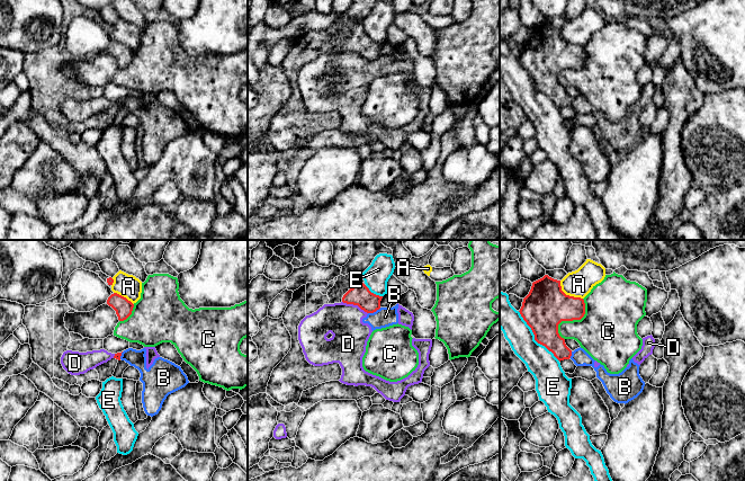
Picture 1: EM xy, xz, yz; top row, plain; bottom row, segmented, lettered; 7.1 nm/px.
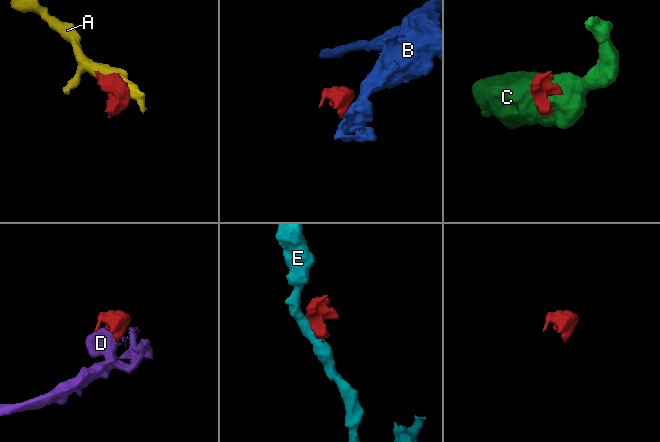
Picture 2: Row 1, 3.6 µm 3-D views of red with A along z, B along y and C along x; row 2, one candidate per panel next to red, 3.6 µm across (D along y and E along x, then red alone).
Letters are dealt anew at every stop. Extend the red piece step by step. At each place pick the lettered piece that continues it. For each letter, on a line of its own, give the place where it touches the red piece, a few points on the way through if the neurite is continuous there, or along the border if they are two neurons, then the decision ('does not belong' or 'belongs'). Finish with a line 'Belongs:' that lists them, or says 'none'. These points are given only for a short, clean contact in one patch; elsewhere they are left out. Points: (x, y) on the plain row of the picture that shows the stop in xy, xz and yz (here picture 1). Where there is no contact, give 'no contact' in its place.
A: contact yz (567, 43); does not belong
B: contact xz (374, 59); border xz (380, 55), (368, 61); does not belong
C: contact yz (572, 68); border yz (583, 46), (584, 62), (558, 72), (562, 86); does not belong
D: contact xz (355, 52); border xz (342, 49), (349, 52), (357, 52), (367, 61); does not belong
E: contact yz (535, 86); border yz (518, 59), (530, 76), (533, 86), (559, 108); does not belong
Belongs: none

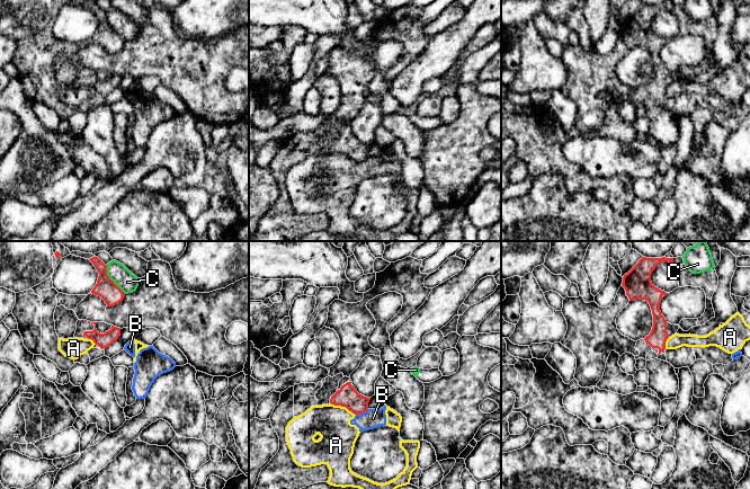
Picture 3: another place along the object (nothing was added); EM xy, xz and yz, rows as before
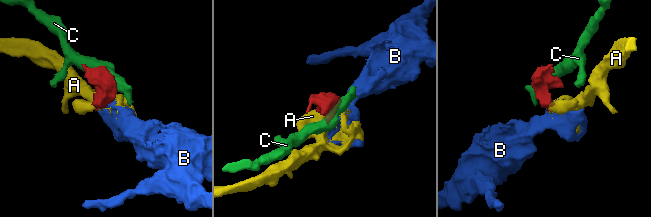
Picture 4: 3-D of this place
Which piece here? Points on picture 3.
A: contact xz (342, 153); border xz (330, 150), (337, 153), (345, 153), (355, 162); does not belong
B: contact xz (362, 160); border xz (368, 157), (356, 162); does not belong
C: contact xy (110, 27); does not belong
Belongs: none

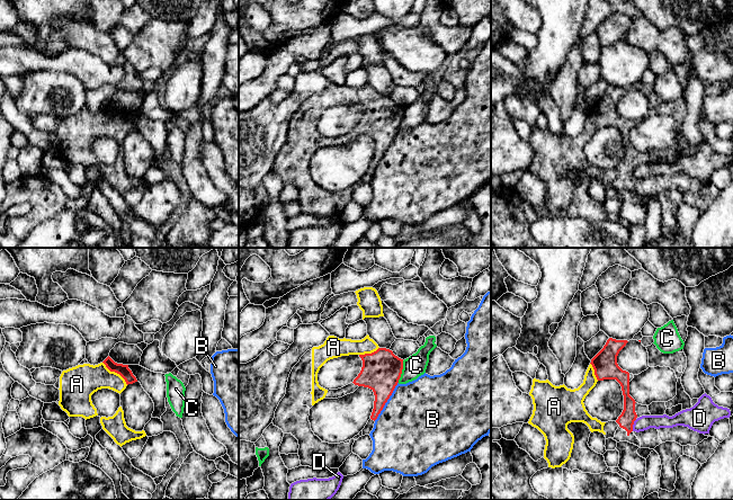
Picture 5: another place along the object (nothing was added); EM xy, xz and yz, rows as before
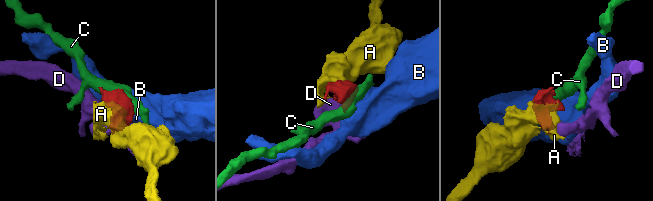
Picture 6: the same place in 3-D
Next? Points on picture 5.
A: contact xy (115, 119); way xy (119, 116), (115, 119), (82, 128); belongs
B: contact xz (386, 149); border xz (398, 130), (383, 157), (374, 168); does not belong
C: contact xz (401, 119); does not belong
D: contact yz (633, 171); border yz (636, 167), (632, 178); does not belong
Belongs: A

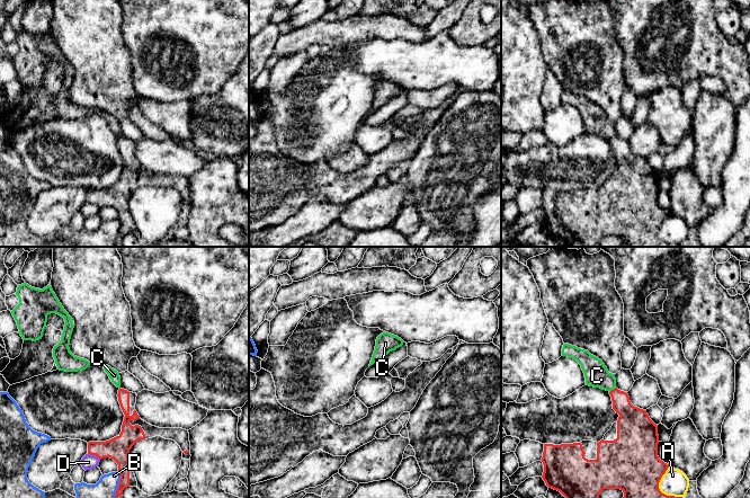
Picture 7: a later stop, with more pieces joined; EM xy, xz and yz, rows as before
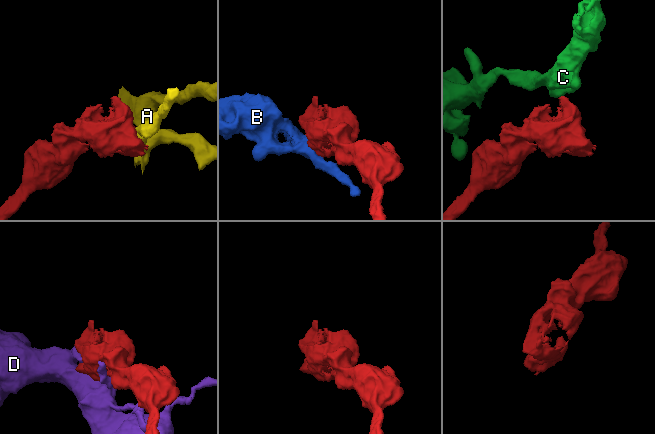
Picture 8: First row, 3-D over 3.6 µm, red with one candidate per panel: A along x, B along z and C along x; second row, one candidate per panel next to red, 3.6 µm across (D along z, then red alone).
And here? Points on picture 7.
A: contact yz (659, 238); does not belong
B: contact xy (118, 233); does not belong
C: contact yz (612, 138); border yz (615, 134), (609, 140); does not belong
D: contact xy (95, 202); does not belong
Belongs: none

